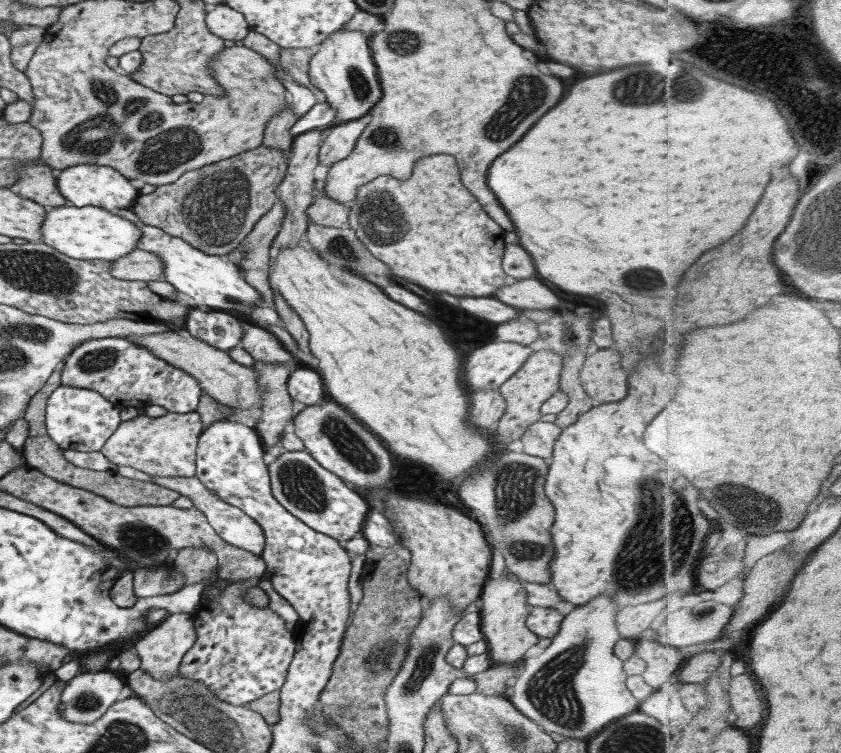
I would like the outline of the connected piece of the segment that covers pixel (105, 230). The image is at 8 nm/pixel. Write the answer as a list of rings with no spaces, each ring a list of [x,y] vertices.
[[[59,206],[46,208],[39,229],[39,243],[57,250],[59,254],[75,260],[115,261],[136,250],[139,230],[131,221],[120,217],[117,210],[108,211],[99,207]]]

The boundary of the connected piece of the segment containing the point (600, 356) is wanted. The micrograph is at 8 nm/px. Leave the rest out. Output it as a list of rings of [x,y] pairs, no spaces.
[[[597,350],[581,366],[580,385],[594,404],[615,402],[625,396],[625,372],[619,366],[619,354],[615,350]]]

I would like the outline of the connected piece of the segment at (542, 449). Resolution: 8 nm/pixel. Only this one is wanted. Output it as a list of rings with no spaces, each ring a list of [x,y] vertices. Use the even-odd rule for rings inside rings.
[[[535,421],[520,436],[522,452],[549,460],[561,427],[552,422]]]

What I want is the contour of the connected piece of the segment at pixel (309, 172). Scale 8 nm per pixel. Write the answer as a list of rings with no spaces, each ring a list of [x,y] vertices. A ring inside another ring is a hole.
[[[328,126],[317,127],[313,130],[298,134],[290,144],[288,165],[281,182],[277,185],[275,194],[277,199],[284,204],[286,210],[283,223],[278,234],[273,238],[270,252],[276,254],[279,249],[291,249],[291,246],[301,244],[304,241],[308,220],[305,209],[314,201],[316,193],[315,181],[313,180],[313,168],[318,164],[318,150],[322,143],[321,136]]]

